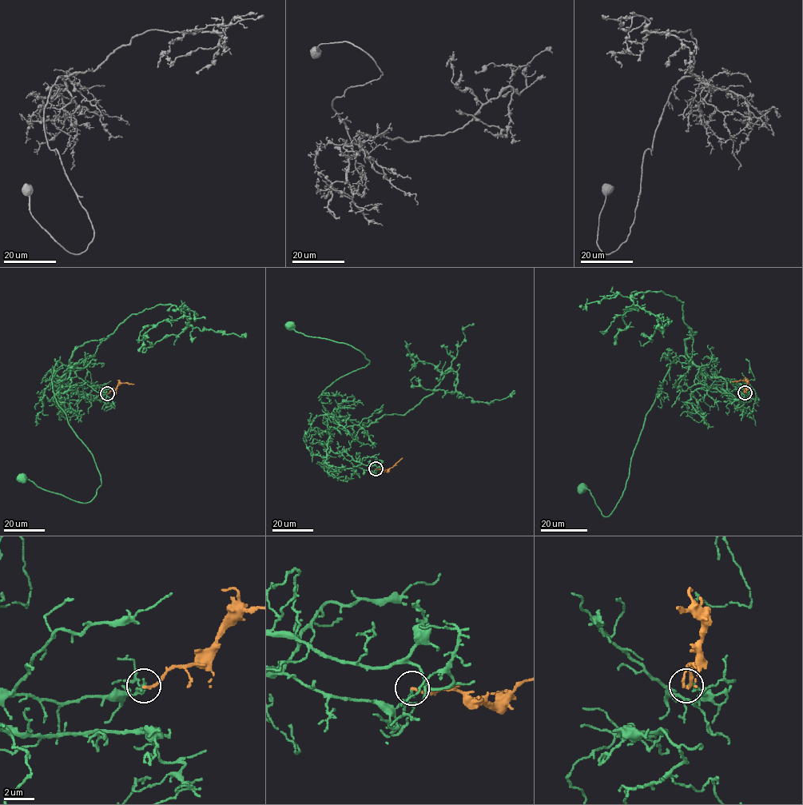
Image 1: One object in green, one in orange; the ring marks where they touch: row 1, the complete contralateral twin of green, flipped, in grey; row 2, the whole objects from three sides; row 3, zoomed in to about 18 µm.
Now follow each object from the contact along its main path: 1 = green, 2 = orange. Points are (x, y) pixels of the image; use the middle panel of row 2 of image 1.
1: (375, 468), (355, 467), (331, 449), (328, 433), (337, 423), (320, 399), (369, 361), (349, 345), (291, 324)
2: (375, 468), (387, 471), (402, 457)

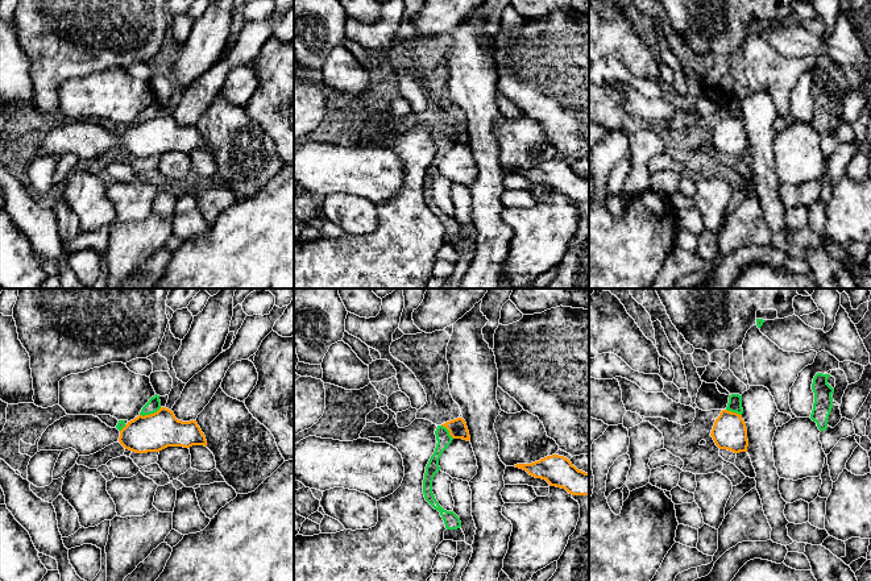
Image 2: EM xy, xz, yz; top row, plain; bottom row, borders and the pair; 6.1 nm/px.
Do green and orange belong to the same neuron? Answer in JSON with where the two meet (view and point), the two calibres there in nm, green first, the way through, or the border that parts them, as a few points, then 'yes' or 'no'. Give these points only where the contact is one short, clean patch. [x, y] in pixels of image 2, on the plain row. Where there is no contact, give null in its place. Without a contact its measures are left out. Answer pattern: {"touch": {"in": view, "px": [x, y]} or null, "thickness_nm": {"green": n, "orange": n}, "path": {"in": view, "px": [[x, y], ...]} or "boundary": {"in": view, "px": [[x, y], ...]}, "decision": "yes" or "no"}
{"touch": {"in": "xy", "px": [150, 117]}, "thickness_nm": {"green": 80, "orange": 220}, "boundary": {"in": "xy", "px": [[161, 112], [153, 117], [140, 120]]}, "decision": "no"}

